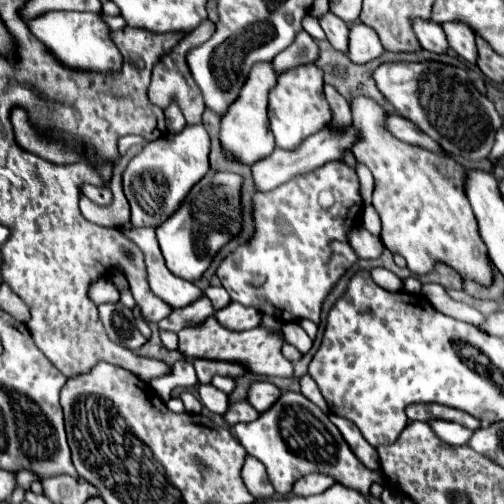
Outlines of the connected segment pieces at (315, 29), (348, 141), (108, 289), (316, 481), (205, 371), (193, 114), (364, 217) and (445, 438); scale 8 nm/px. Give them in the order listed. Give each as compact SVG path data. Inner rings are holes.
M306 14L306 16L304 16L302 28L304 28L312 38L316 38L316 40L324 40L324 38L326 38L324 32L322 32L322 28L320 28L320 24L318 24L318 18L312 16L312 14Z
M350 126L348 130L344 132L336 132L336 130L330 130L330 128L322 128L320 132L308 136L308 140L304 140L304 144L300 144L298 148L294 150L282 150L282 148L276 148L270 156L266 156L264 160L258 160L256 164L252 164L252 174L254 174L254 182L258 186L260 192L266 192L266 190L274 190L276 186L292 180L294 176L298 174L304 174L304 172L312 172L316 168L320 168L322 164L330 162L330 160L340 160L342 156L342 150L344 148L352 148L356 140L356 132L354 128Z
M101 276L98 278L90 287L88 295L92 298L92 302L96 302L96 304L116 302L116 300L120 298L120 292L116 290L116 286L108 276Z
M308 474L308 476L302 476L300 480L296 480L296 484L292 486L294 488L292 492L298 496L314 496L314 494L328 490L332 484L334 484L334 480L324 474Z
M196 358L194 362L196 374L198 374L198 382L206 384L212 380L212 376L220 374L220 376L242 376L248 370L242 368L242 364L228 364L226 360L204 360L204 358Z
M204 20L204 24L200 24L196 30L188 32L180 44L176 44L176 48L168 54L162 56L162 60L154 66L151 75L150 88L148 88L148 98L152 104L160 106L160 108L168 108L172 102L176 102L182 110L182 114L186 116L186 124L200 124L202 122L202 114L204 114L204 100L202 100L202 92L196 86L196 82L192 80L188 66L186 66L186 54L188 50L200 46L202 42L206 42L214 32L214 22L212 20ZM164 58L176 58L176 64L172 60L164 60Z
M372 204L365 205L360 214L362 226L375 236L381 232L381 220Z
M428 420L428 426L432 428L432 432L446 444L452 446L464 446L468 442L468 438L472 436L472 432L456 422L442 422L442 420Z

